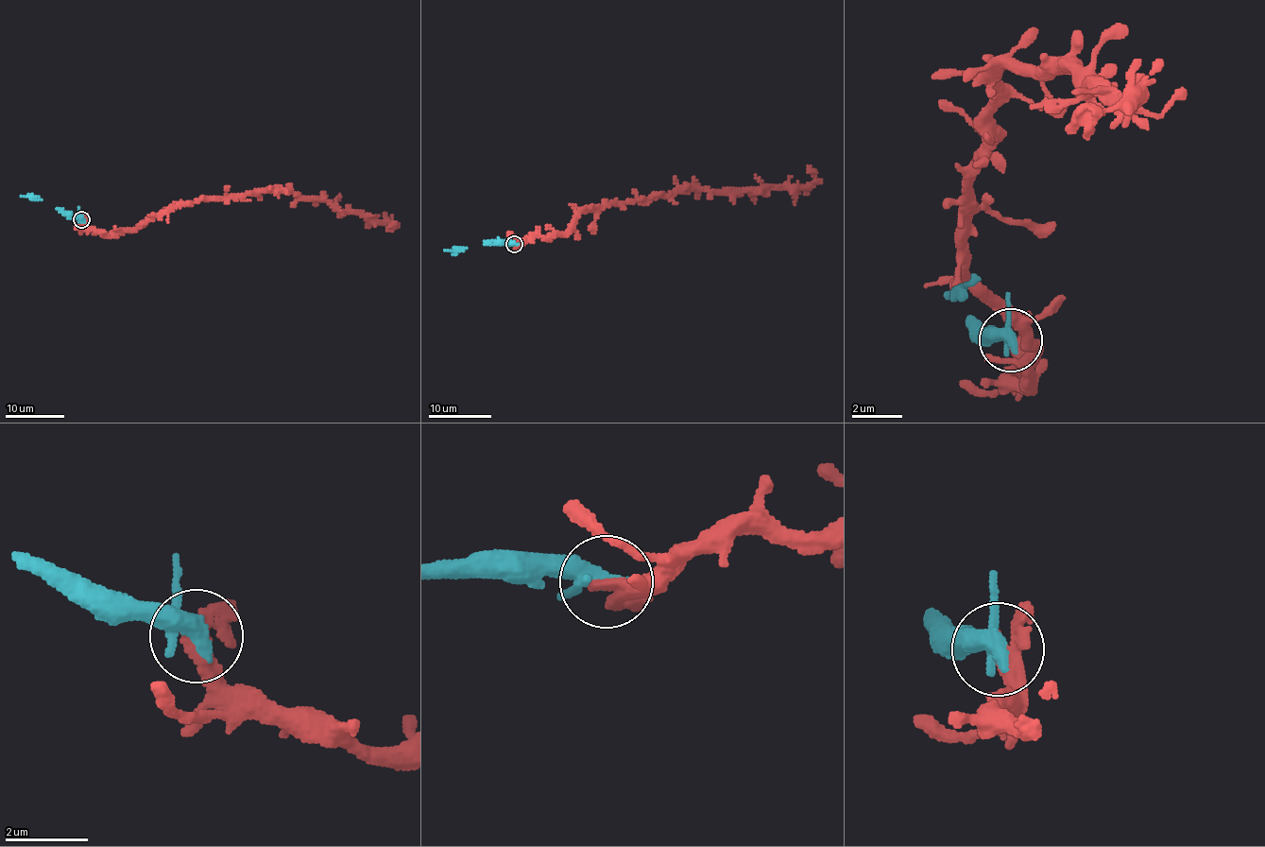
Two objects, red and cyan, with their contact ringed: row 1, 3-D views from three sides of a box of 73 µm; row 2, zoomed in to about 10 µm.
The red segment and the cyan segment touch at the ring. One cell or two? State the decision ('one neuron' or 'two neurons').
one neuron

